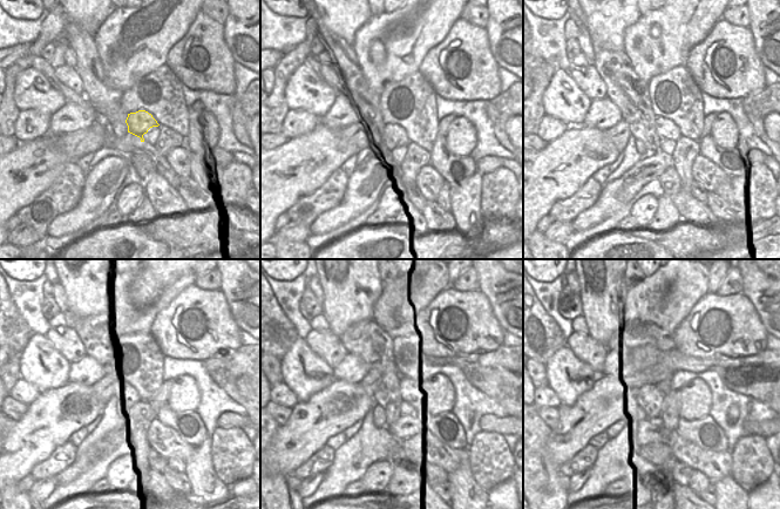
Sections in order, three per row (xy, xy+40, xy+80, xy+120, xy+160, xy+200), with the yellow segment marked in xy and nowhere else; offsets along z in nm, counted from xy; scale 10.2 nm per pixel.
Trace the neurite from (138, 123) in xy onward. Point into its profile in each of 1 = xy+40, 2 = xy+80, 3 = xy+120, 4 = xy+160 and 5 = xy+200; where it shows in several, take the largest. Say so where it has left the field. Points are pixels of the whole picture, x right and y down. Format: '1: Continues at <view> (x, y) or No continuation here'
1: Continues at xy+40 (394, 135)
2: Continues at xy+80 (653, 135)
3: Continues at xy+120 (128, 400)
4: Continues at xy+160 (388, 400)
5: Continues at xy+200 (651, 399)

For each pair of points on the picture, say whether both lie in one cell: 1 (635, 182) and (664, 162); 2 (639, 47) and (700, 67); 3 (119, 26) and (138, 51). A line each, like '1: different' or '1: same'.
1: same
2: different
3: same

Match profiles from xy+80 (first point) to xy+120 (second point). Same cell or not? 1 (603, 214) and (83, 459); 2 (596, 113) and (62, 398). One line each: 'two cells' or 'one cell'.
1: one cell
2: two cells

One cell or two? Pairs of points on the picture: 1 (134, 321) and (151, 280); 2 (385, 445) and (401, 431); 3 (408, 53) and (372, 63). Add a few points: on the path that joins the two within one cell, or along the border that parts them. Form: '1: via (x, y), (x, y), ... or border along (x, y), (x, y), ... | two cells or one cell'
1: via (130, 311), (130, 301), (141, 291) | one cell
2: border along (387, 429), (399, 440) | two cells
3: via (399, 53), (381, 54) | one cell

